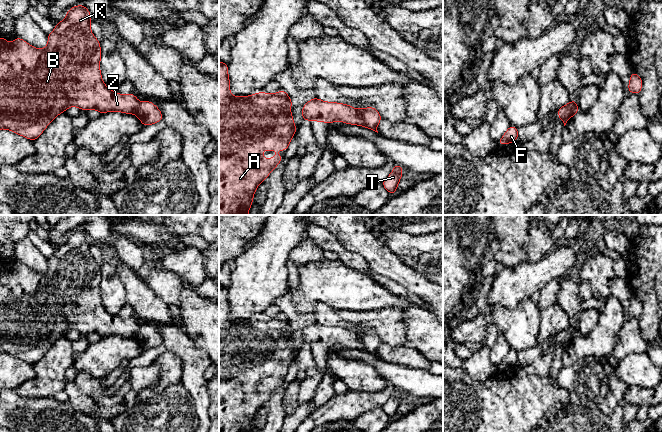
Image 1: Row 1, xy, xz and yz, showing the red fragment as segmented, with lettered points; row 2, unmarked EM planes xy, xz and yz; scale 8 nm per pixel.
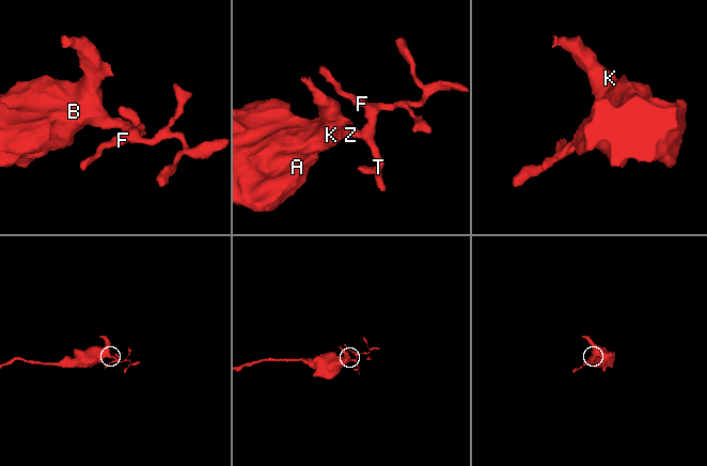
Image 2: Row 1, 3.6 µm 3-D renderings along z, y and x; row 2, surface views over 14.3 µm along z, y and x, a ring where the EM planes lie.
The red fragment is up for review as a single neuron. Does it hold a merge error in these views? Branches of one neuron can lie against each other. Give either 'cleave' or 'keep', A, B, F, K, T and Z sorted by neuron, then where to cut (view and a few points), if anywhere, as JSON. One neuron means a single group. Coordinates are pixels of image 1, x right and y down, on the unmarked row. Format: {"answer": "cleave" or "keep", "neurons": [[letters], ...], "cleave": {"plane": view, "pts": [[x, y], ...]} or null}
{"answer": "cleave", "neurons": [["A", "B", "K", "Z"], ["F", "T"]], "cleave": {"plane": "xz", "pts": [[358, 333], [363, 348]]}}

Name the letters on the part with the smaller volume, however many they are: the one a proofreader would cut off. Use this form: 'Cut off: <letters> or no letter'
Cut off: F, T

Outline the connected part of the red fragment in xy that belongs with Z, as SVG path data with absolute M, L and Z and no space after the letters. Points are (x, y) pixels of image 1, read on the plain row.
M78 229L72 231L67 235L67 240L60 247L56 248L55 253L52 257L48 258L48 269L44 273L37 273L23 263L16 261L12 267L8 267L3 260L0 260L0 353L11 354L25 362L35 365L45 352L50 348L50 346L60 337L65 336L70 330L76 330L81 334L95 333L100 338L118 335L127 338L136 338L140 327L137 321L133 318L122 319L118 318L104 308L101 297L100 297L100 282L101 282L101 272L100 266L95 262L90 254L90 247L92 244L88 233L83 229Z

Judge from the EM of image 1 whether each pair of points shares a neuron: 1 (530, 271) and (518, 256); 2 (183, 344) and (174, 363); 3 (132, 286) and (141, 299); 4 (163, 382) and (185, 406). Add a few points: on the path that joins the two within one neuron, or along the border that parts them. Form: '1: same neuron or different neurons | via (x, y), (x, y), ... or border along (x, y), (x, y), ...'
1: different neurons | border along (526, 262), (522, 262), (513, 268), (505, 267)
2: different neurons | border along (166, 349), (174, 352), (179, 357), (182, 378)
3: same neuron | via (135, 289), (139, 296)
4: different neurons | border along (180, 383), (169, 385), (147, 399)

